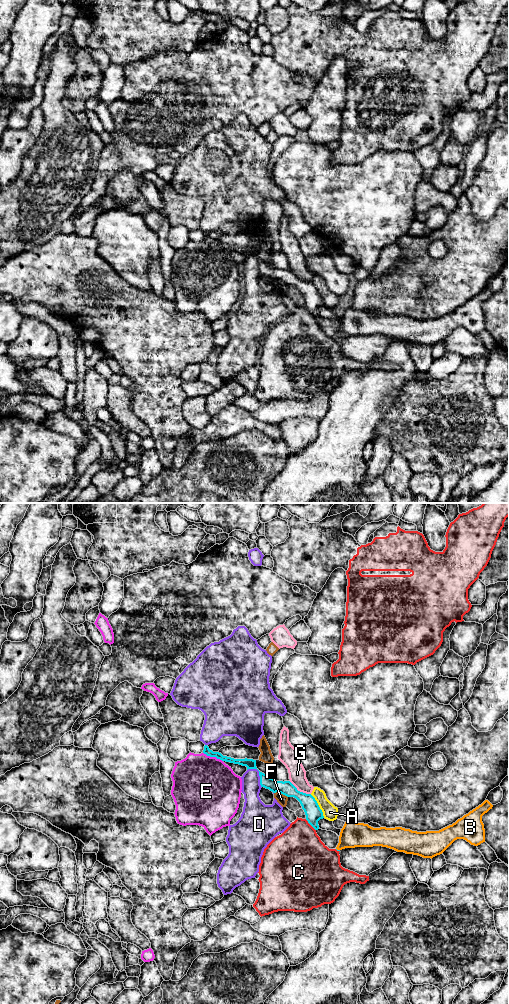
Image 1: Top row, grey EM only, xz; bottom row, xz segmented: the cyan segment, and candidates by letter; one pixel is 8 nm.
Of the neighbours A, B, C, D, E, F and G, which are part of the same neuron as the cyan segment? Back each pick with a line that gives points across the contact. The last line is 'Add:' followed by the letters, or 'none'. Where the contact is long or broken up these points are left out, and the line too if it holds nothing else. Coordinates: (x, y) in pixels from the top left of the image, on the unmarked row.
Add: none

